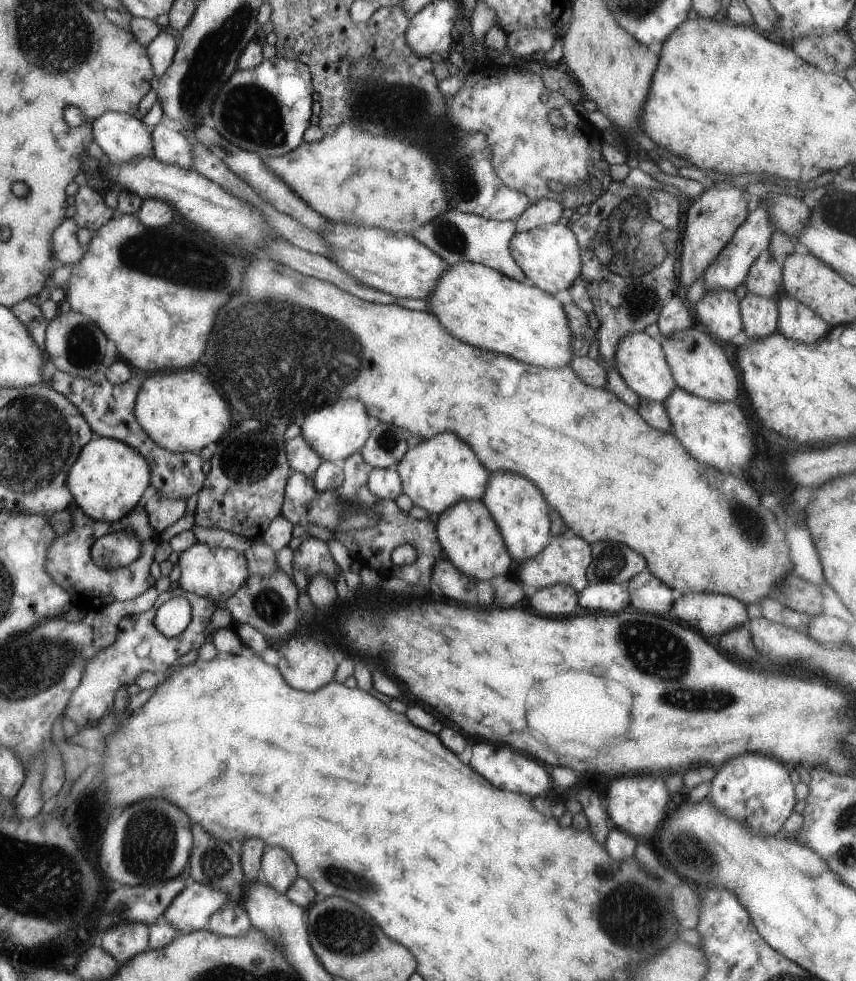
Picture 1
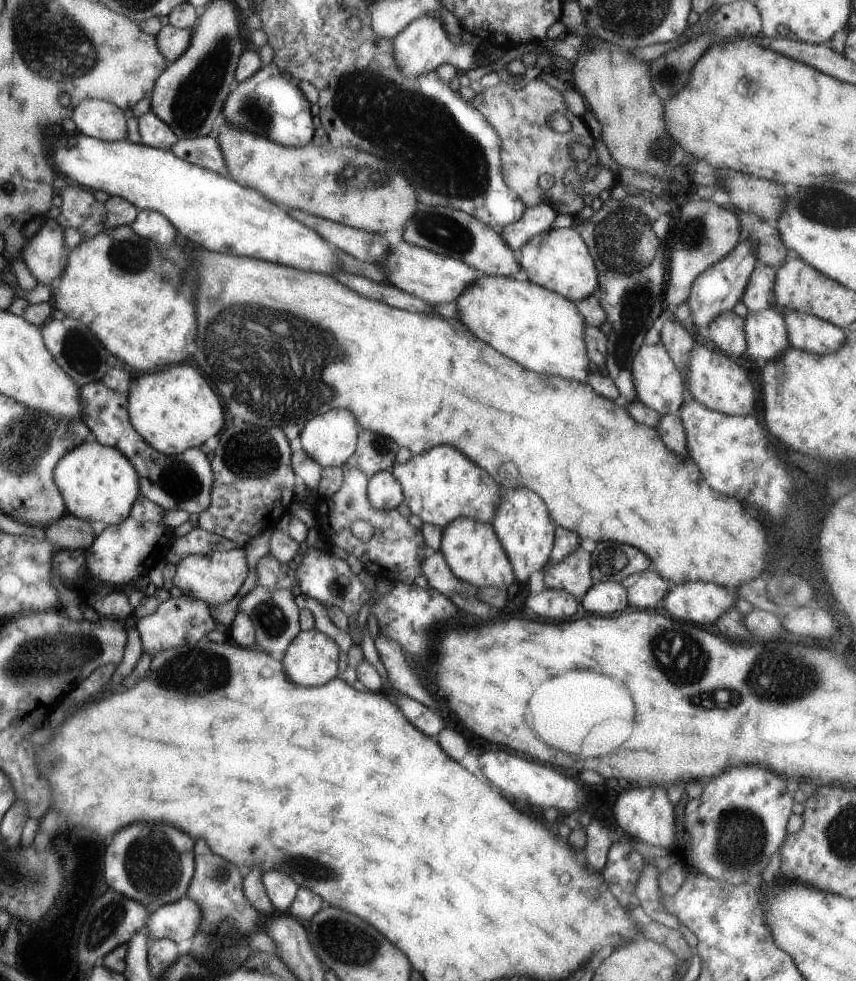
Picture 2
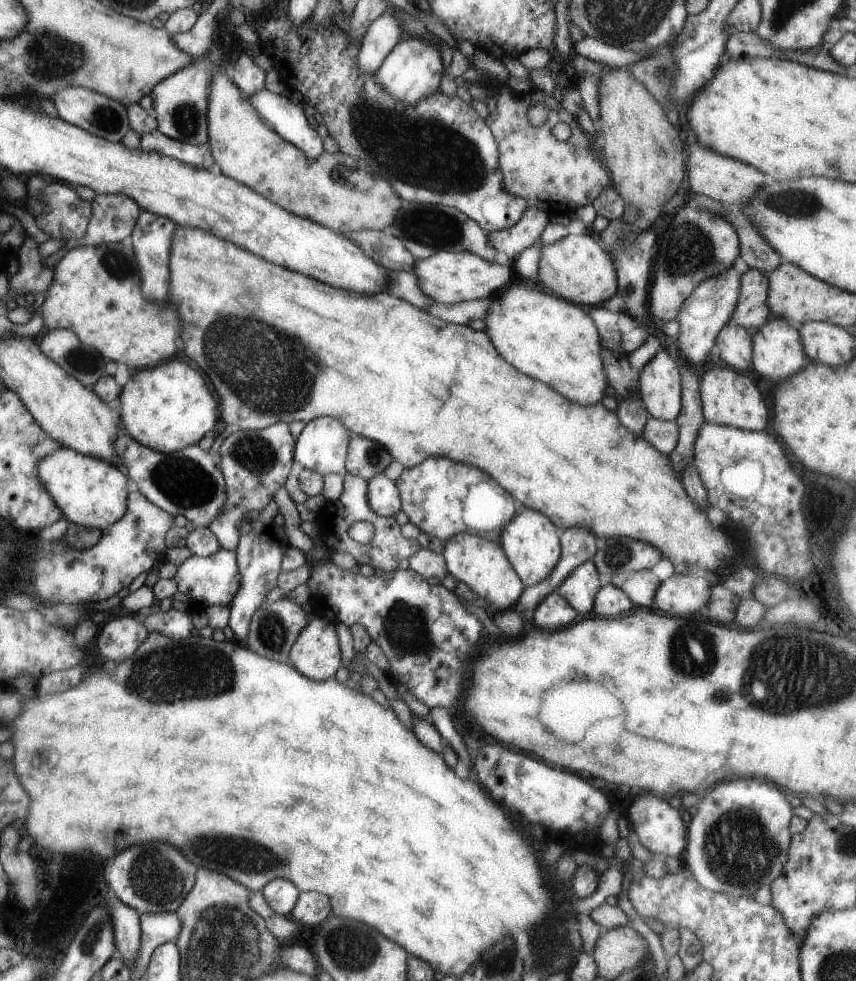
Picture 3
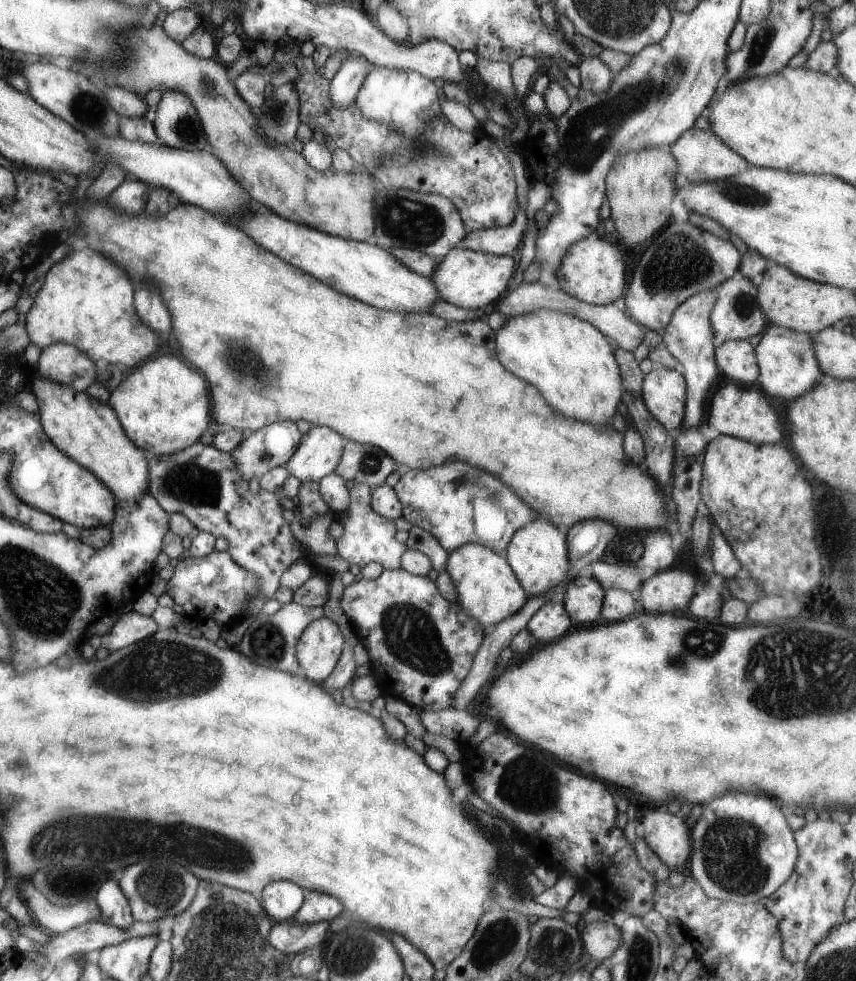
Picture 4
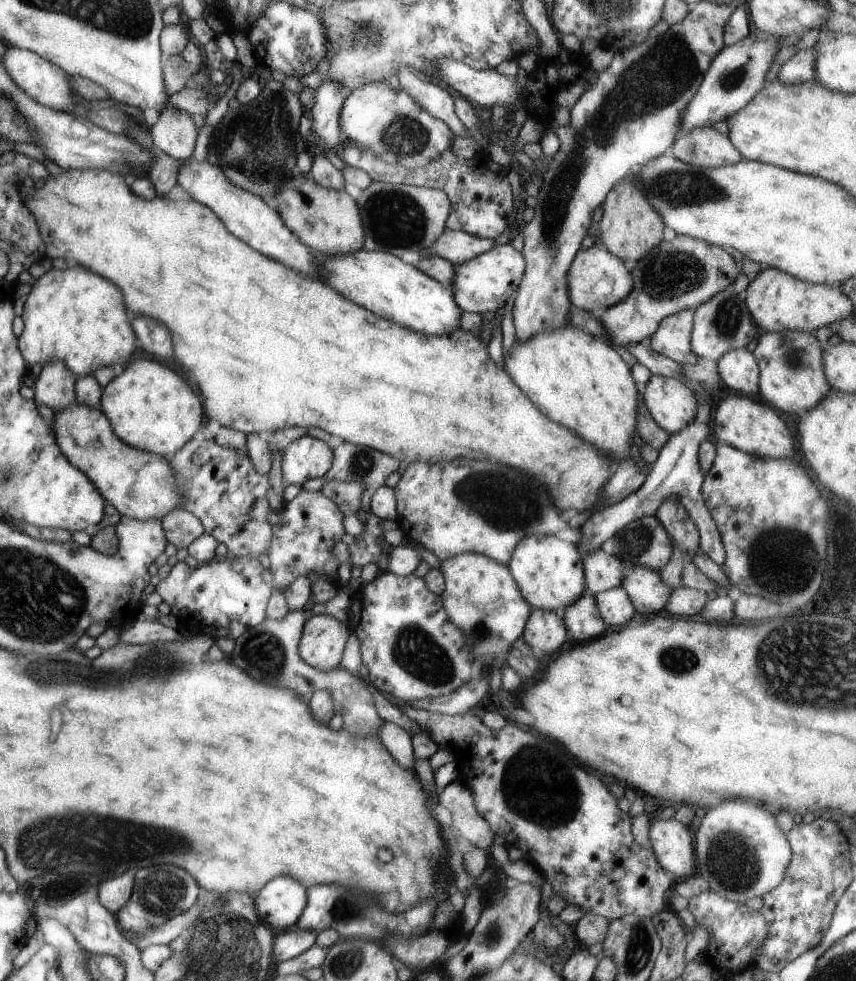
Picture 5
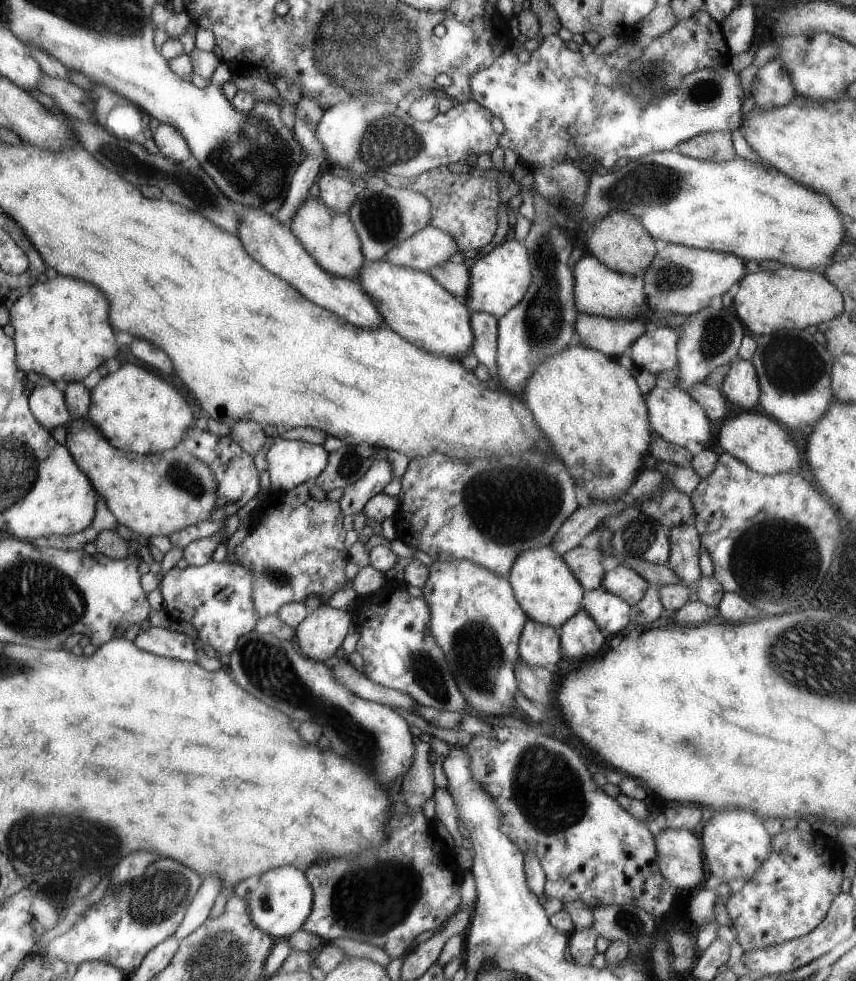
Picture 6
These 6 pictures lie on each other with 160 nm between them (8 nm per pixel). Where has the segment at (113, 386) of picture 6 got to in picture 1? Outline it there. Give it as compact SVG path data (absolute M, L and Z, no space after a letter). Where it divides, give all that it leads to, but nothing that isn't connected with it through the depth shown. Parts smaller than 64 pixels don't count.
M192 369L174 370L166 374L152 374L141 384L135 400L134 409L140 426L148 433L148 436L162 448L175 453L192 453L194 450L202 450L210 442L219 442L231 429L230 408L222 394L214 388L208 377L194 372Z

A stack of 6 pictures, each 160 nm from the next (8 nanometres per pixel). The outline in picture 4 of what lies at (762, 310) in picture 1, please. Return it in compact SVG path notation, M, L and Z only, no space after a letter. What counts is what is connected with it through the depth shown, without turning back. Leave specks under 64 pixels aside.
M772 323L756 346L755 353L759 366L757 380L762 390L772 398L793 401L810 390L823 374L815 357L813 338L810 333L801 333Z

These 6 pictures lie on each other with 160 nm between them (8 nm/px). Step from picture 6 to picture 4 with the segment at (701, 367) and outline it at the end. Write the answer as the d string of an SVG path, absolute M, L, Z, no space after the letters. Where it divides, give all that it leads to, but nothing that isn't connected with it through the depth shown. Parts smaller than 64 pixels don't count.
M744 275L741 278L730 277L718 288L717 301L710 313L711 327L714 331L714 344L720 346L727 340L748 340L764 330L765 314L757 299L758 287Z

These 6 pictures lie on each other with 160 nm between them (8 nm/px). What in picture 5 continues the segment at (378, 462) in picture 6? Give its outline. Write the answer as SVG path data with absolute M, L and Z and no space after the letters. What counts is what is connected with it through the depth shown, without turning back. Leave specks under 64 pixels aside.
M325 481L321 493L335 502L345 516L354 515L361 509L361 494L366 485L363 482Z

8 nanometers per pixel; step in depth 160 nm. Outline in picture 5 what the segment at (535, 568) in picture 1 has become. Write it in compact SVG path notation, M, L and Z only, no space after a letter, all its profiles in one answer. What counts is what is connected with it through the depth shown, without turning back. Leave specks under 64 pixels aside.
M587 590L577 602L570 604L562 615L570 637L576 643L588 642L590 639L600 637L605 631L606 625L600 617L594 595Z

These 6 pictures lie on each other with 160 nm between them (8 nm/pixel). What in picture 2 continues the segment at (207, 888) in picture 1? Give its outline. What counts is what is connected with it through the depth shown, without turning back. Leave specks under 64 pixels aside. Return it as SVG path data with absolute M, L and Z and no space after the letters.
M186 895L151 912L145 928L152 943L159 938L175 938L176 942L190 938L197 931L202 911L200 905Z

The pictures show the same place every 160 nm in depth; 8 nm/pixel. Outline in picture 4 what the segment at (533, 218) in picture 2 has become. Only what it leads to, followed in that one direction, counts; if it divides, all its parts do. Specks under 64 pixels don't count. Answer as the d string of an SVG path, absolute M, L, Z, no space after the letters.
M519 206L510 225L467 232L461 247L488 254L514 256L518 255L518 250L522 247L524 232L530 231L530 221L526 217L526 211Z

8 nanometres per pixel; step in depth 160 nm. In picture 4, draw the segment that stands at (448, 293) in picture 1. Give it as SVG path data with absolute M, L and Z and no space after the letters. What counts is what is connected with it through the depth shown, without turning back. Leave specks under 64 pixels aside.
M541 308L510 317L495 332L498 360L535 386L554 410L568 418L610 425L624 388L613 346L593 324L571 314Z

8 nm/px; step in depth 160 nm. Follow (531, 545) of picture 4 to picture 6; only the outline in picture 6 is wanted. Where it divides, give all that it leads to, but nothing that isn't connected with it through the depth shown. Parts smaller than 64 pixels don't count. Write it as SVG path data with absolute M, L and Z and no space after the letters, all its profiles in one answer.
M550 545L522 551L507 576L522 610L536 622L558 629L583 606L584 588L566 561Z

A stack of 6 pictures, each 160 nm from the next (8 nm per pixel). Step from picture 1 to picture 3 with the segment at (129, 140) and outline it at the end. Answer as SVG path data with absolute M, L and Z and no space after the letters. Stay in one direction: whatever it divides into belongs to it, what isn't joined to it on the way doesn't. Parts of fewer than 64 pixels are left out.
M82 87L62 88L60 92L54 94L52 100L54 100L59 117L62 120L110 142L121 142L122 137L130 129L126 106L93 90Z

